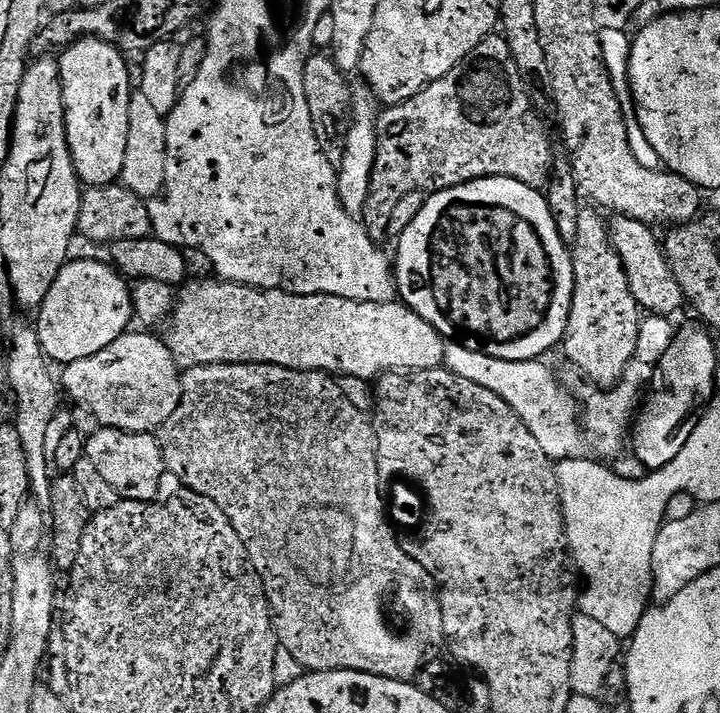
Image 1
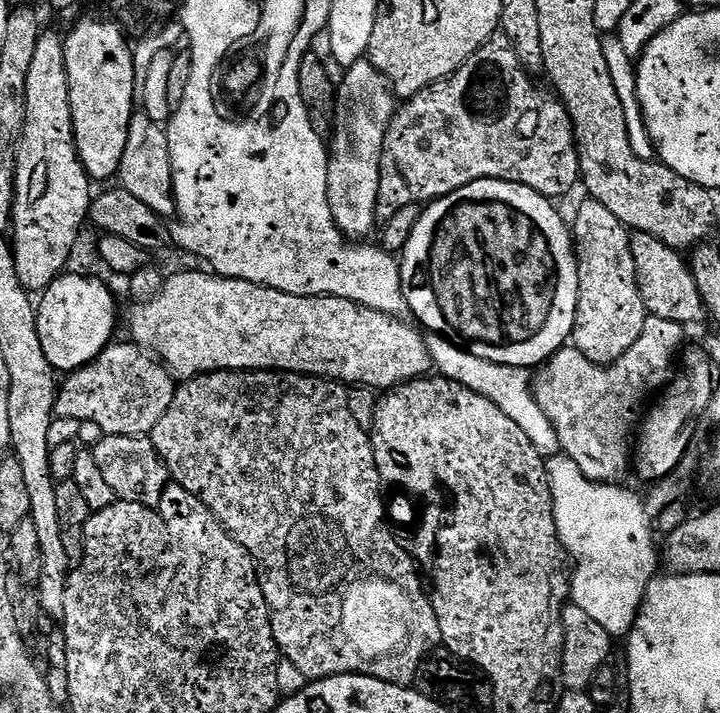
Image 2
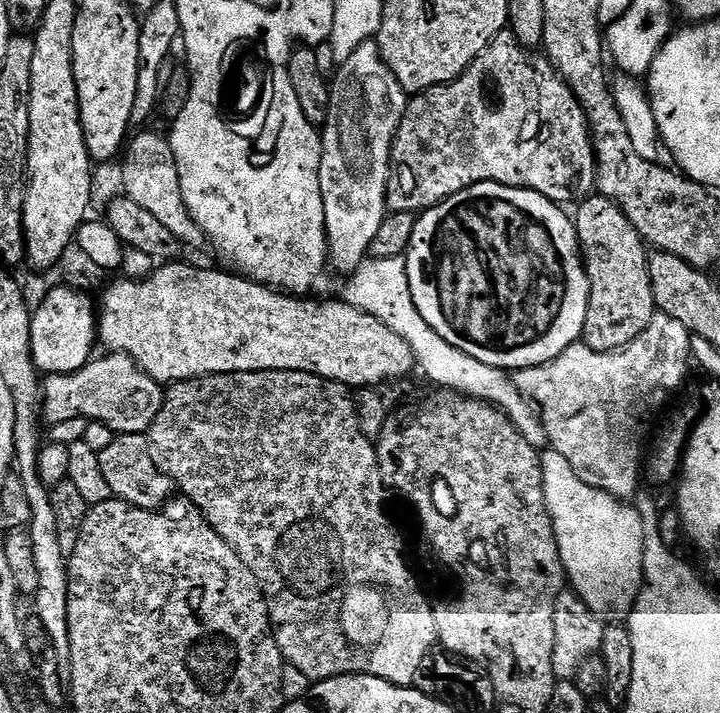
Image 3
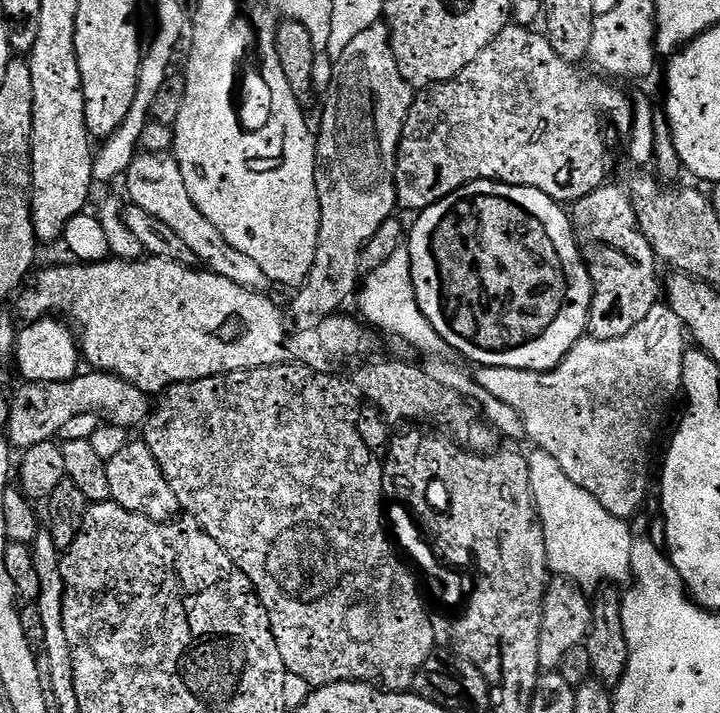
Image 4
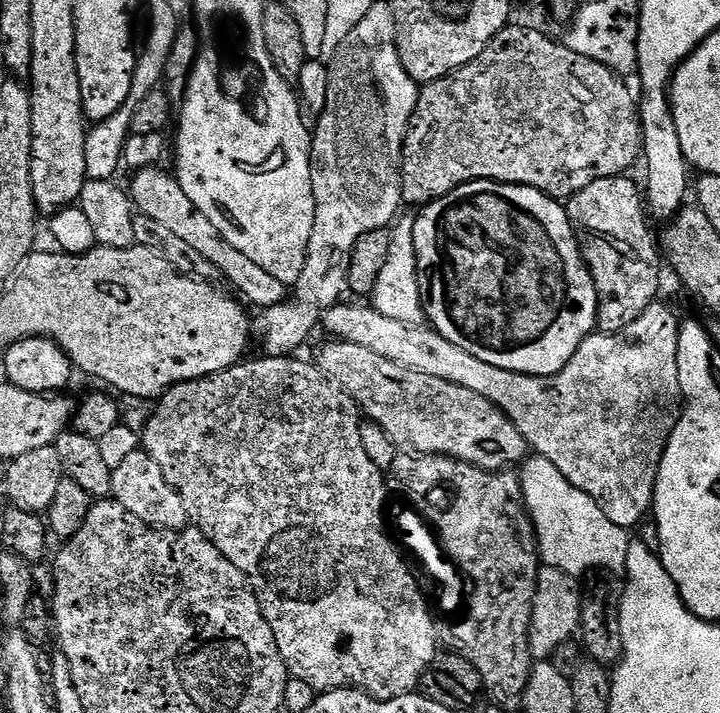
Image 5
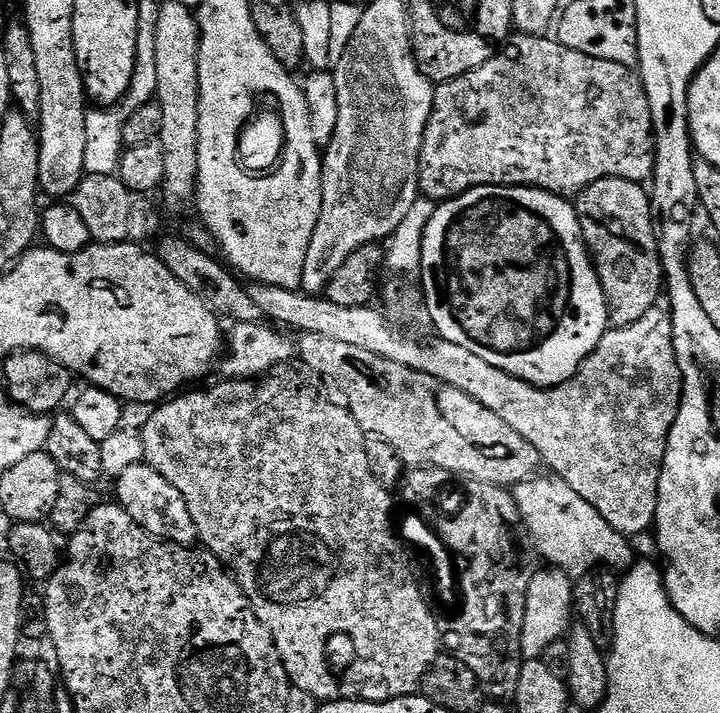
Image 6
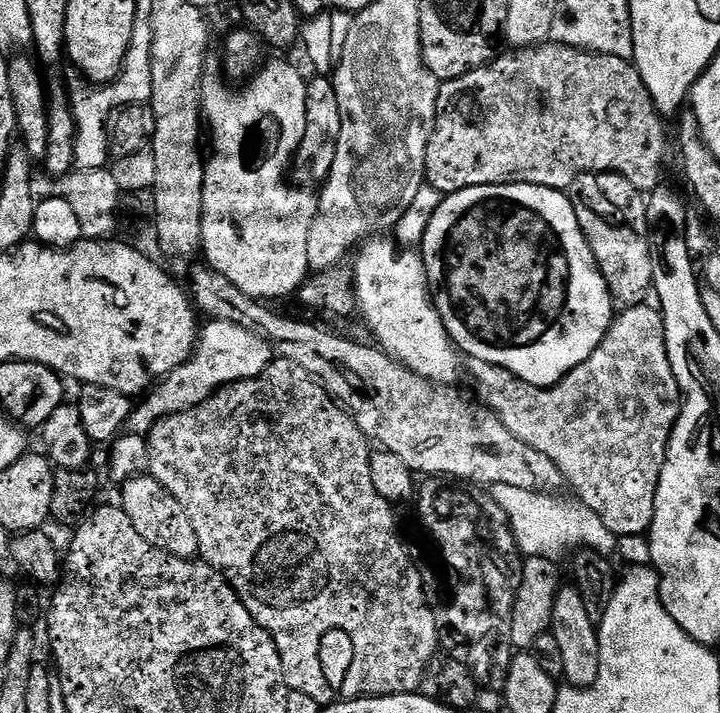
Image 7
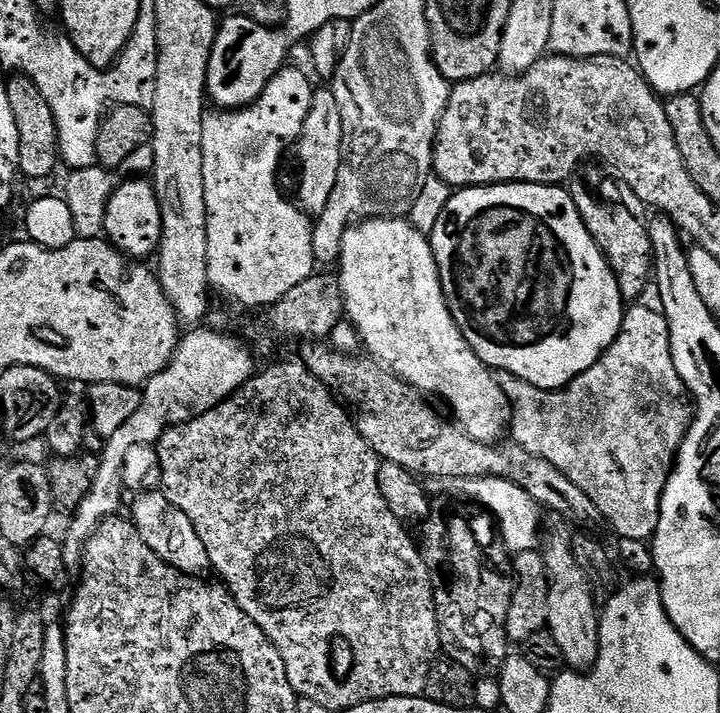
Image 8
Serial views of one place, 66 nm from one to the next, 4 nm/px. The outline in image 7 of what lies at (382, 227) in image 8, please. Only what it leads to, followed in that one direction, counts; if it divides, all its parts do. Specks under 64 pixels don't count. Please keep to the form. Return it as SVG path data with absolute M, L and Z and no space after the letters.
M392 238L369 239L359 249L359 252L360 257L357 258L356 264L354 263L356 302L359 315L361 317L364 315L365 321L363 320L363 323L374 340L376 336L377 341L375 340L375 343L397 364L408 368L412 372L417 372L422 378L435 380L436 383L445 386L459 385L460 368L462 372L462 356L456 345L452 343L446 326L438 314L428 282L428 271L424 269L423 259L415 251L401 250L395 239Z

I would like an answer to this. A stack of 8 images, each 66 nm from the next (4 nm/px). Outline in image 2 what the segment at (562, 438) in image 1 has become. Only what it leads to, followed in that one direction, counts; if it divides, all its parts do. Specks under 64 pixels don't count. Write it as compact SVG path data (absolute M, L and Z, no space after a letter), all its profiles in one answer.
M435 334L429 335L427 342L428 352L432 355L435 371L439 375L482 394L482 398L490 398L494 402L494 406L498 406L498 410L502 410L502 414L506 414L506 418L510 418L512 421L518 422L518 426L522 426L522 434L526 434L526 438L530 438L530 442L538 449L541 456L547 458L557 455L561 451L558 434L554 430L550 418L546 416L542 406L538 406L536 401L529 369L483 360L474 354L465 352L451 340Z

